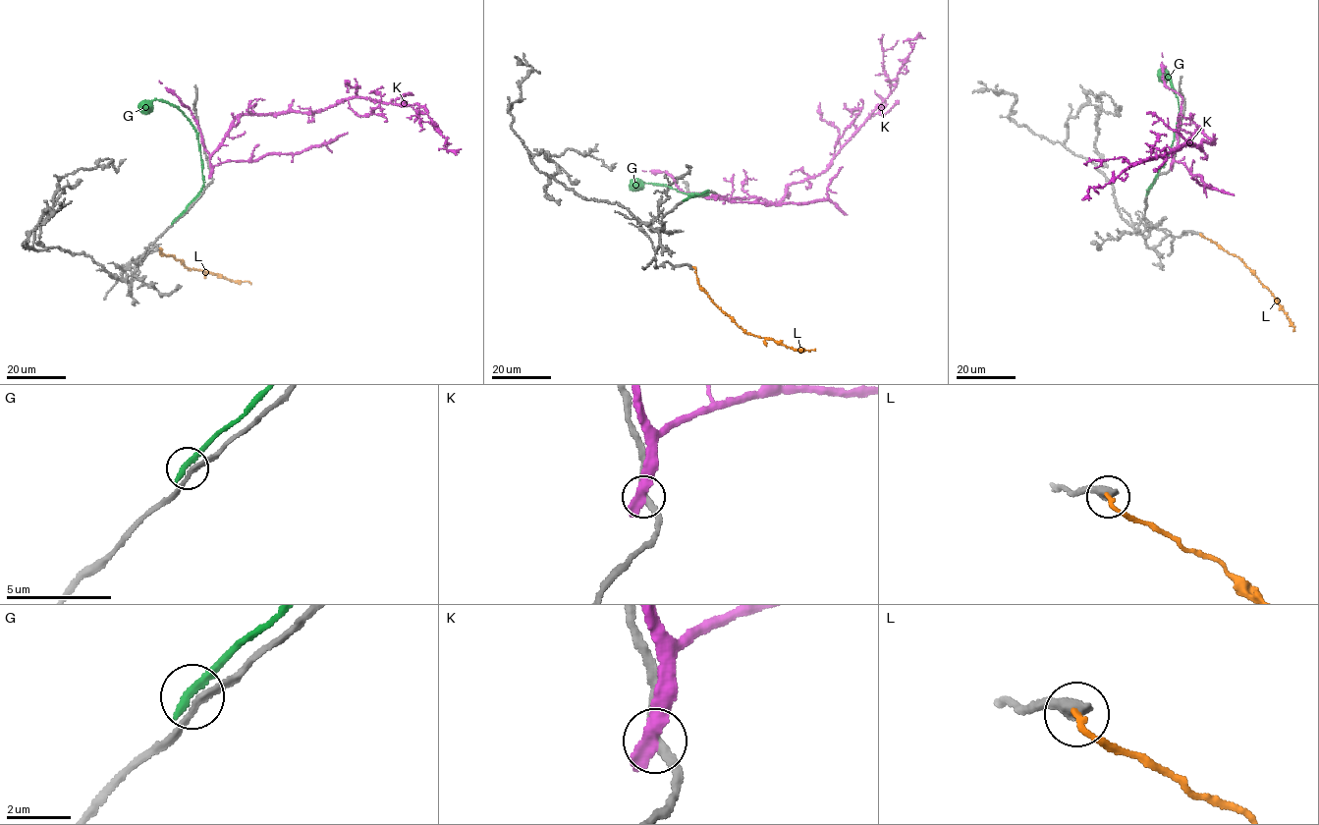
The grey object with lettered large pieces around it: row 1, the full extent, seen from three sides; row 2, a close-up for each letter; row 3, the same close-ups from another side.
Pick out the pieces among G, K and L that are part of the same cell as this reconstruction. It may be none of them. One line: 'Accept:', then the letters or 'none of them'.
Accept: none of them

